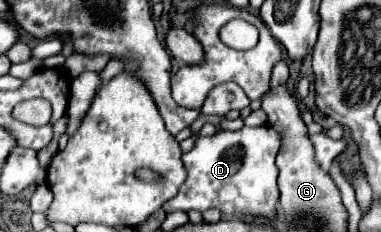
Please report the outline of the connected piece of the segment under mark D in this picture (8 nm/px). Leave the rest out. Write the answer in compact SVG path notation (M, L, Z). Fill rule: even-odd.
M243 126L237 132L219 130L213 136L199 138L195 148L183 154L187 180L179 194L163 204L165 212L219 208L223 214L261 214L275 216L279 202L275 156L281 146L279 134L269 126Z

